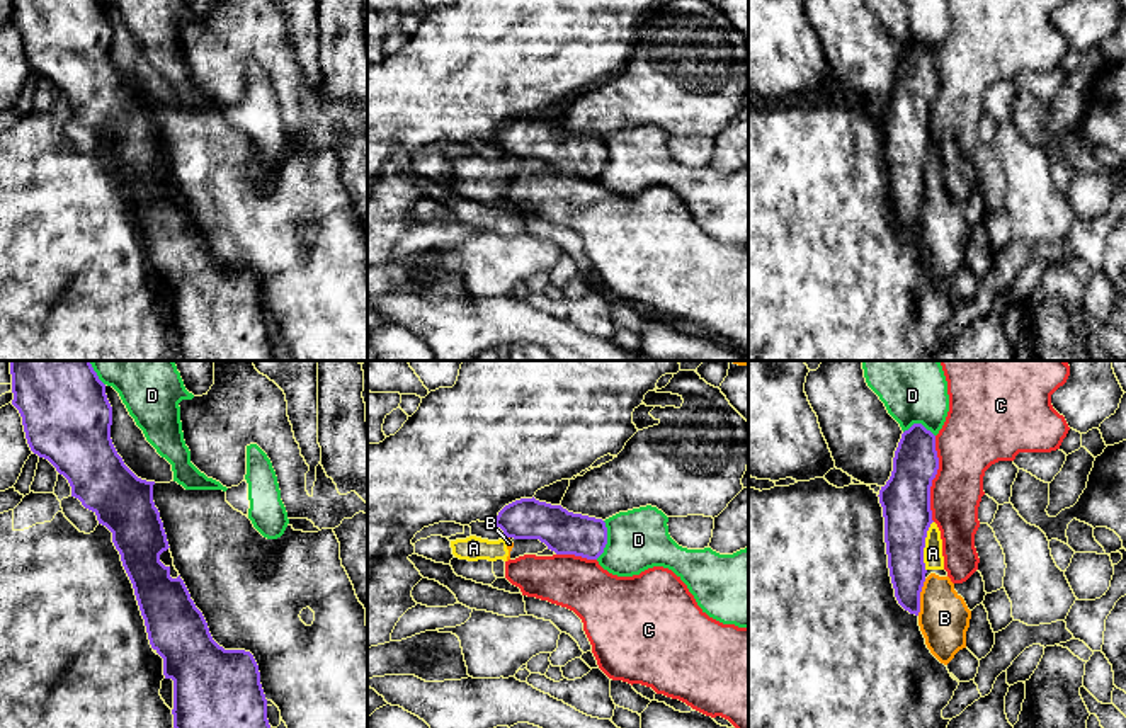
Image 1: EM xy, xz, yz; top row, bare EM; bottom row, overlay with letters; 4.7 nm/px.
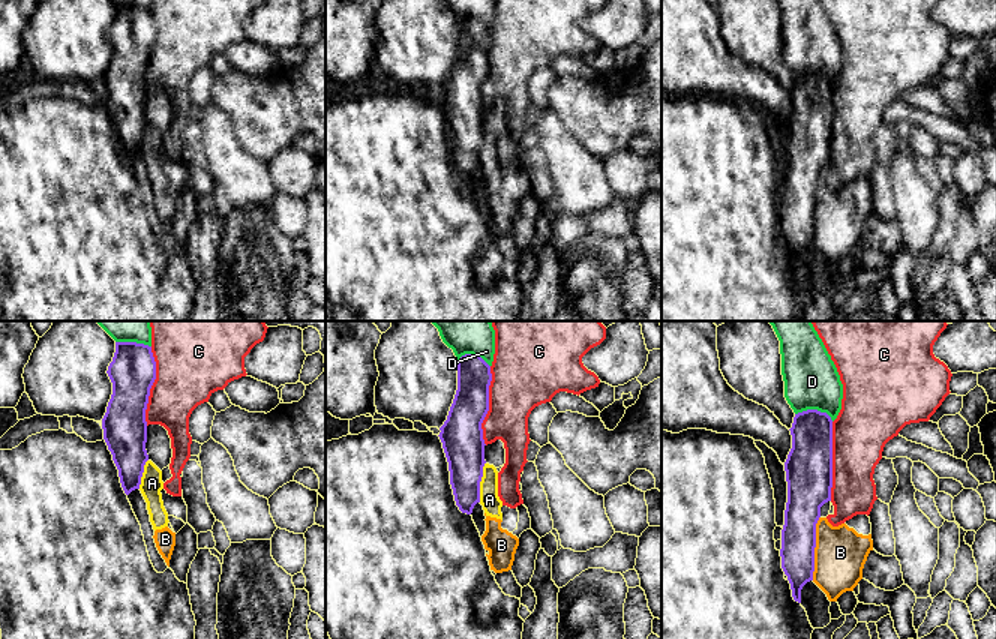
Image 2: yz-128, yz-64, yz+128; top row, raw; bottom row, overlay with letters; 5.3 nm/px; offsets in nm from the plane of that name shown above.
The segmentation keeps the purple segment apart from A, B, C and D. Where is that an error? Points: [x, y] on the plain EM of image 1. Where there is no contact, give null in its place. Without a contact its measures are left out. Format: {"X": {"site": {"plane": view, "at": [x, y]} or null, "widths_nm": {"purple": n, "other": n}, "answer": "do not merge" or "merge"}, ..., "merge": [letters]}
{"A": {"site": {"plane": "yz", "at": [924, 165]}, "widths_nm": {"purple": 240, "other": 100}, "answer": "do not merge"}, "B": {"site": {"plane": "yz", "at": [919, 216]}, "widths_nm": {"purple": 180, "other": 240}, "answer": "do not merge"}, "C": {"site": {"plane": "yz", "at": [934, 96]}, "widths_nm": {"purple": 240, "other": 300}, "answer": "do not merge"}, "D": {"site": {"plane": "xz", "at": [606, 159]}, "widths_nm": {"purple": 200, "other": 280}, "answer": "do not merge"}, "merge": []}

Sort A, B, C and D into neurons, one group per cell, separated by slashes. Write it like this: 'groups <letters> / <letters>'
groups A B / C / D

